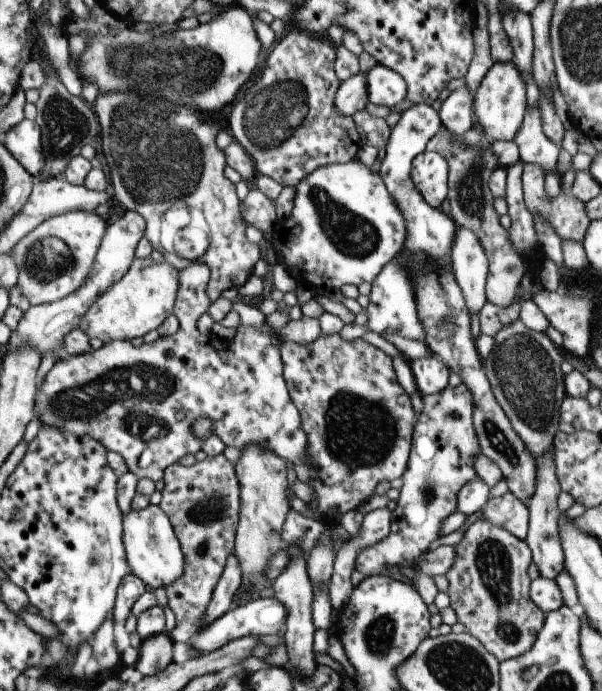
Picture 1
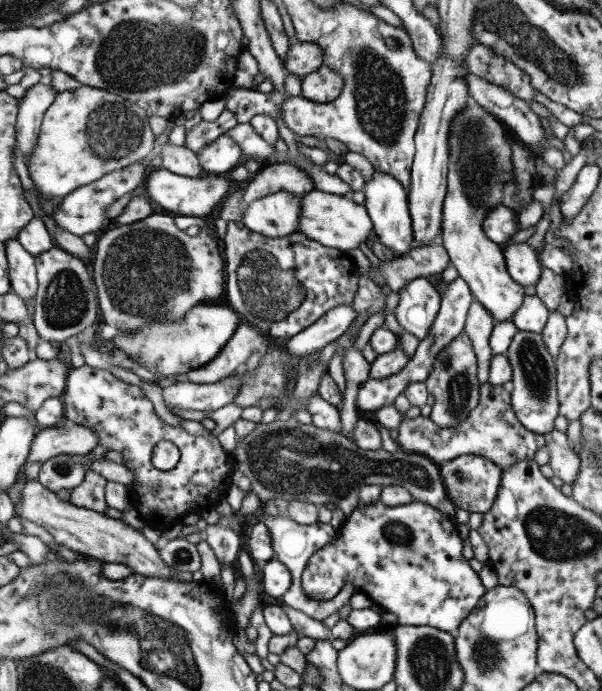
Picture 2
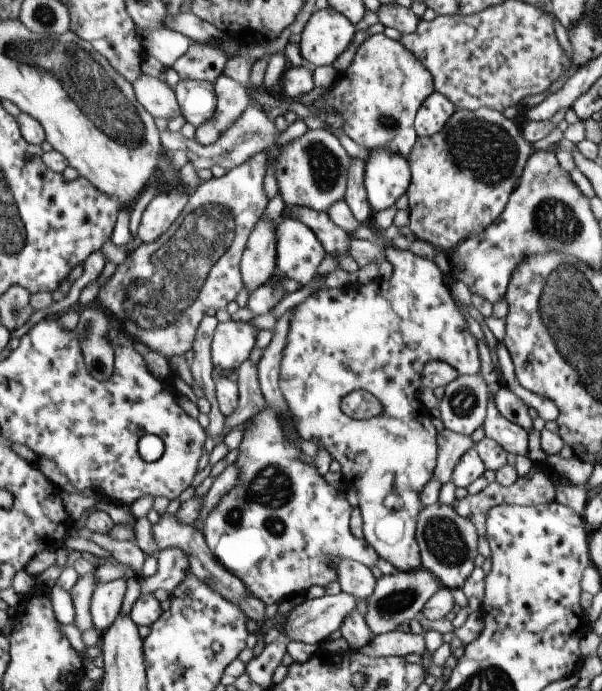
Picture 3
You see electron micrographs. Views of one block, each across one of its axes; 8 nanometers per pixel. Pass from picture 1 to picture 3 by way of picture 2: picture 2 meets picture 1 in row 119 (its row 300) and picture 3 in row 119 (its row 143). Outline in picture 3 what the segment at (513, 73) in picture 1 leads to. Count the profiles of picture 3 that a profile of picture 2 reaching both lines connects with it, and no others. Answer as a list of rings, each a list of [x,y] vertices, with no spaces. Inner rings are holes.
[[[481,107],[475,111],[458,109],[451,114],[451,117],[445,122],[445,127],[441,128],[439,132],[429,137],[416,138],[416,142],[414,143],[410,154],[406,157],[410,173],[410,182],[407,191],[405,192],[409,201],[409,206],[407,208],[409,218],[408,226],[411,233],[415,235],[415,238],[431,244],[437,251],[448,253],[453,250],[457,244],[460,244],[467,238],[480,234],[486,227],[489,227],[497,220],[509,199],[509,194],[514,190],[514,187],[522,174],[522,169],[524,168],[527,158],[533,152],[532,146],[521,137],[520,130],[520,125],[505,119],[501,112],[488,107]]]

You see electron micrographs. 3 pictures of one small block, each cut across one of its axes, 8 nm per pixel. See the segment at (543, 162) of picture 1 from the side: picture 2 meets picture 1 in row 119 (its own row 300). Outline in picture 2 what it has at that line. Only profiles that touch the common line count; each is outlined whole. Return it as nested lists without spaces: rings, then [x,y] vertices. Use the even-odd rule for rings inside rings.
[[[536,294],[524,295],[519,308],[511,316],[511,322],[518,331],[540,333],[547,315],[547,308]]]

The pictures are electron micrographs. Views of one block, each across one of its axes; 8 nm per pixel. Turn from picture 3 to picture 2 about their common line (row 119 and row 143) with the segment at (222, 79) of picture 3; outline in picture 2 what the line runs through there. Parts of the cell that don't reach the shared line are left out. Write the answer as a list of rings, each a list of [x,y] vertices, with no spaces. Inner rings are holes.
[[[223,133],[215,139],[196,155],[197,162],[207,174],[227,175],[242,153],[229,135]]]

